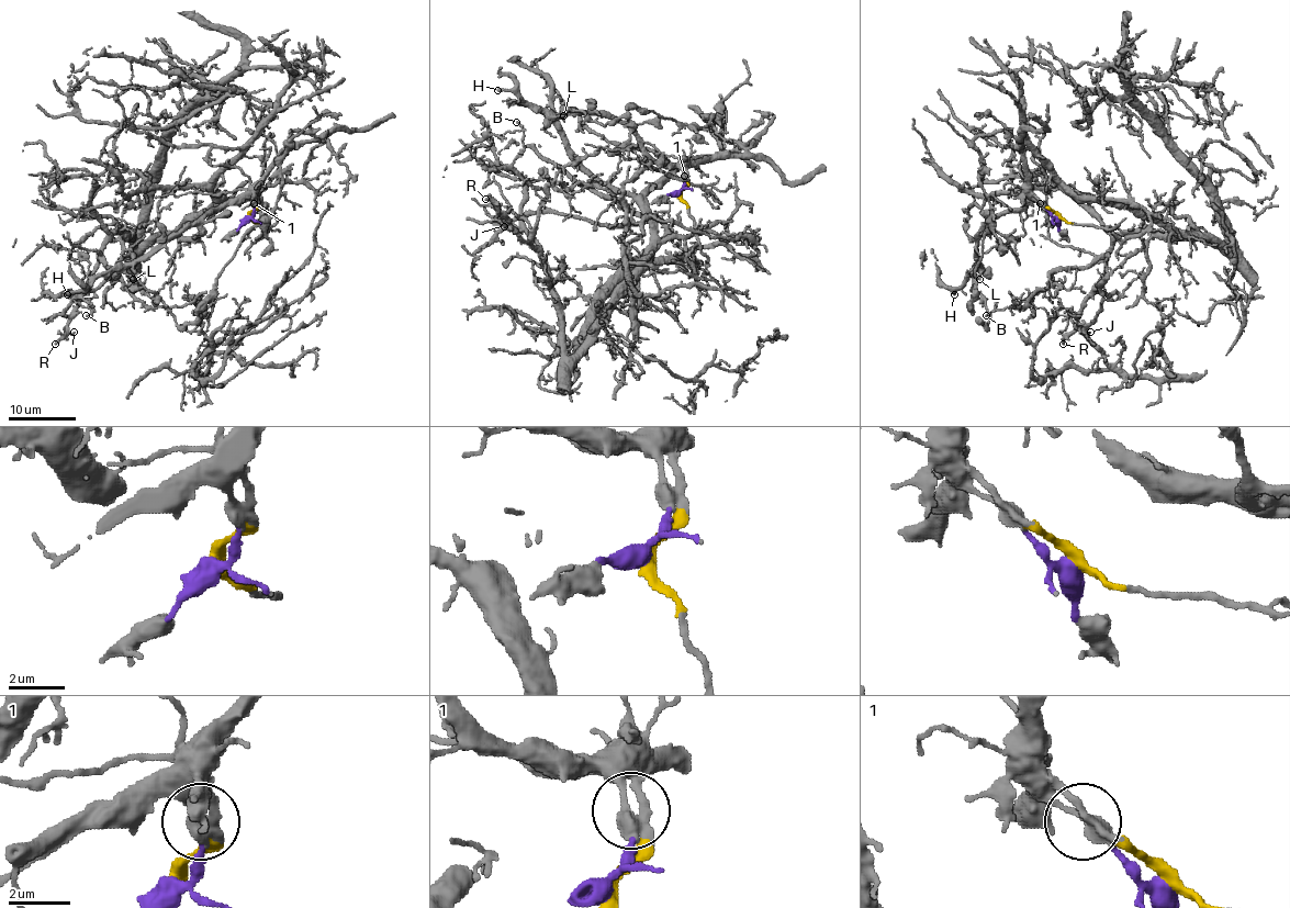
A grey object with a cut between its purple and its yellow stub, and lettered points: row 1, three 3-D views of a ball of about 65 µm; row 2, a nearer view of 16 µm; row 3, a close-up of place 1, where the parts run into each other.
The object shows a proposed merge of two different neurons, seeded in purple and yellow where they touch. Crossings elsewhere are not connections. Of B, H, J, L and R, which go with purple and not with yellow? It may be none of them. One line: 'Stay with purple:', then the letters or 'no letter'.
Stay with purple: H, L

